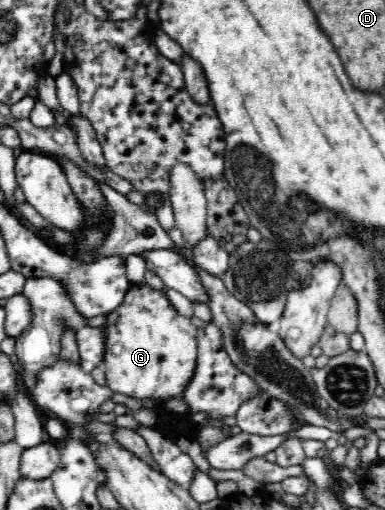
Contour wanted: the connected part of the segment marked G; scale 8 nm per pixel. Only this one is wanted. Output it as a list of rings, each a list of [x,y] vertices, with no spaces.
[[[145,281],[130,284],[121,305],[105,315],[105,359],[103,369],[107,376],[107,387],[114,393],[125,394],[135,399],[169,401],[183,395],[197,369],[197,330],[190,318],[183,317],[171,304],[165,290],[153,289]]]

